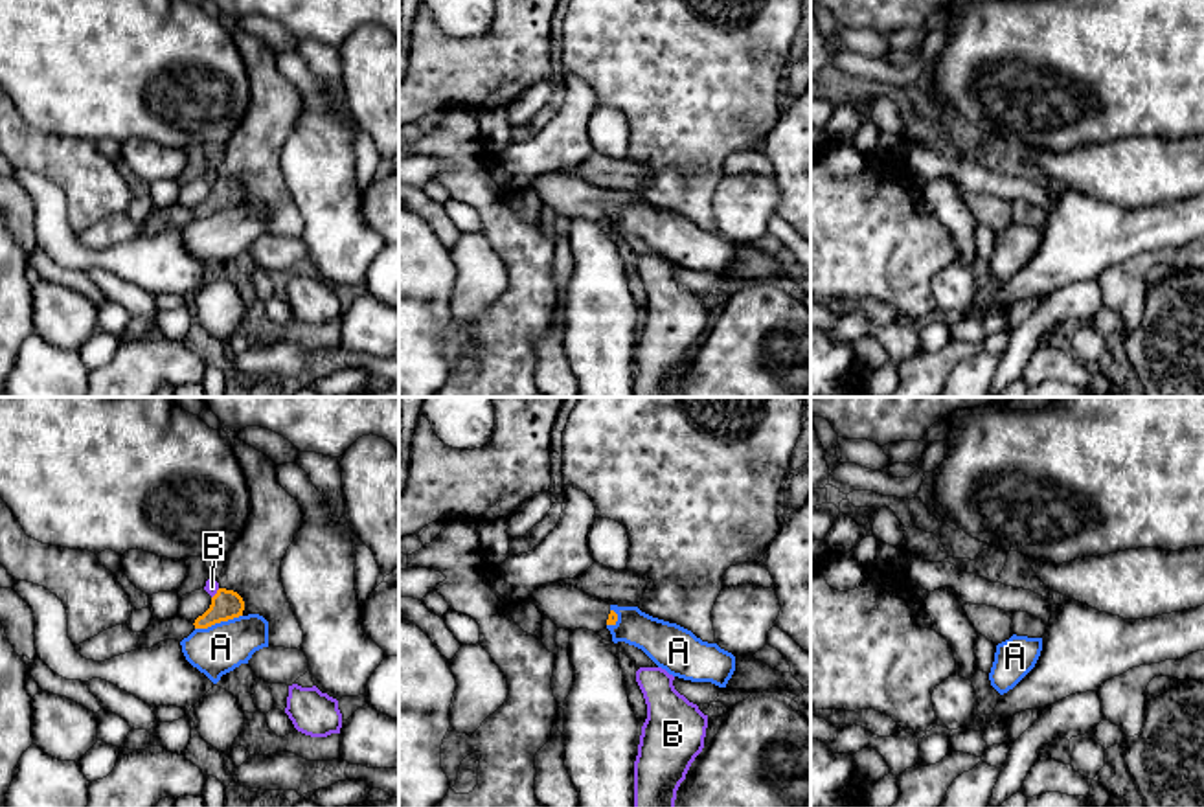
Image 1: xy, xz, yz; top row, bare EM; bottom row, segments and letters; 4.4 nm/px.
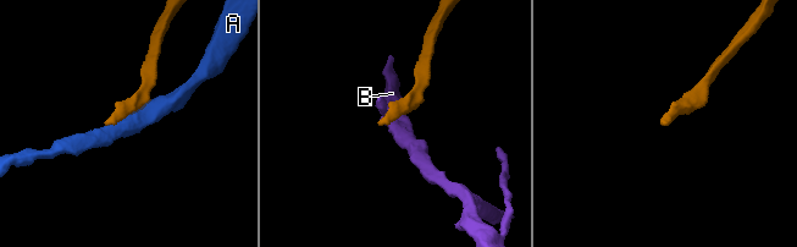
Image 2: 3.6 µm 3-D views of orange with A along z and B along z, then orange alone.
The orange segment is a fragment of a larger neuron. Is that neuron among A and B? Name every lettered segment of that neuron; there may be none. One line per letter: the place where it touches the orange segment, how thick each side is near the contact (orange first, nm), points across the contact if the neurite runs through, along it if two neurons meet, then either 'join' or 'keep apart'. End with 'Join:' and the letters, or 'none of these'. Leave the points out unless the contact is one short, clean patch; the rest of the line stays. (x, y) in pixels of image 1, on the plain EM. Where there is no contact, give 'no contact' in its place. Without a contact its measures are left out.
A: meets orange in xy at (217, 210); 130 nm thick on the orange side, 220 nm on the other; keep apart
B: meets orange in xy at (215, 182); 130 nm thick on the orange side, 60 nm on the other; border along xy (219, 177), (212, 186); keep apart
Join: none of these

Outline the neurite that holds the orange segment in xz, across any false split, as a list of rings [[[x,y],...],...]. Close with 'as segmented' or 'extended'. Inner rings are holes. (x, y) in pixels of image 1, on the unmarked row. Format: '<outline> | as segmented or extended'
[[[562,169],[548,171],[533,178],[533,193],[544,208],[551,208],[557,217],[588,217],[599,221],[616,213],[618,202],[608,191],[596,188]]] | extended

